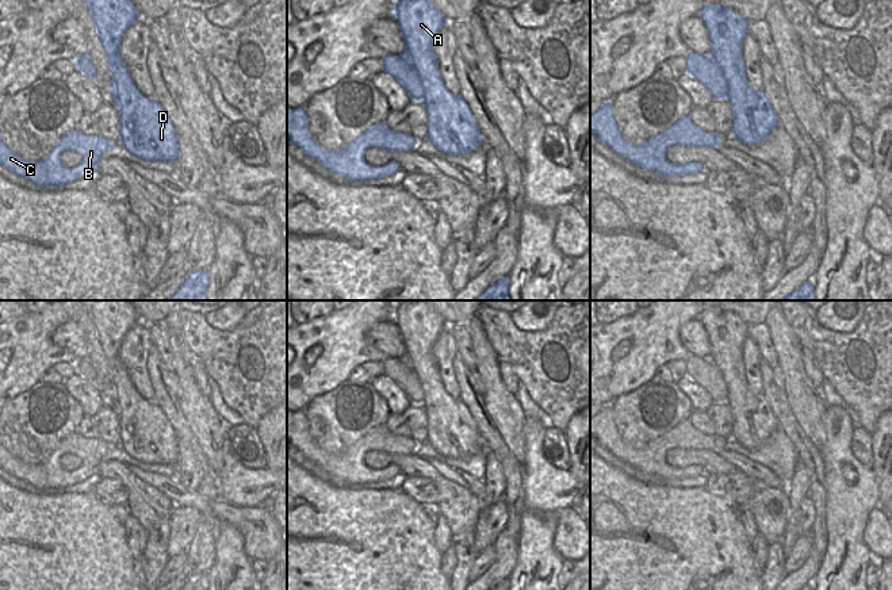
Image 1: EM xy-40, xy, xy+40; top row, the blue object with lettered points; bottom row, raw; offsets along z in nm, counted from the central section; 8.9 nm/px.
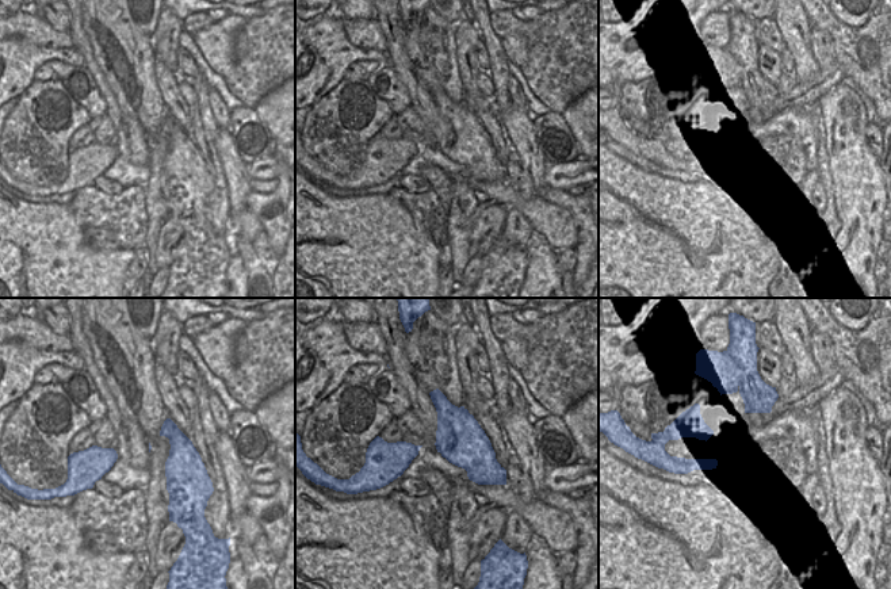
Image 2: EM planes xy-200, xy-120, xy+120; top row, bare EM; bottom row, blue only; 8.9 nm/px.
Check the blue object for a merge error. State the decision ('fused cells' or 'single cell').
fused cells

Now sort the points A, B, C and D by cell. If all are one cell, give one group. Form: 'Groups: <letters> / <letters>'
Groups: A D / B C.

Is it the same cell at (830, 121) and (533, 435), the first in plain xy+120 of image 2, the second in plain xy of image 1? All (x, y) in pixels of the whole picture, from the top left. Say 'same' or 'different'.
same

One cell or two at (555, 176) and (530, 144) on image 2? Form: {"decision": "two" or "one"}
{"decision": "two"}

